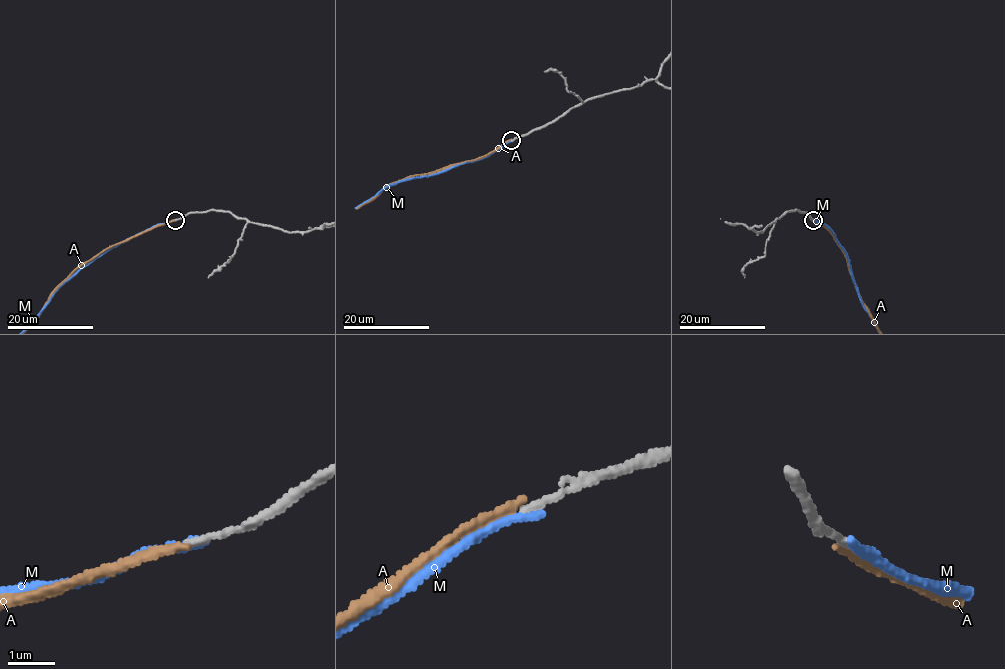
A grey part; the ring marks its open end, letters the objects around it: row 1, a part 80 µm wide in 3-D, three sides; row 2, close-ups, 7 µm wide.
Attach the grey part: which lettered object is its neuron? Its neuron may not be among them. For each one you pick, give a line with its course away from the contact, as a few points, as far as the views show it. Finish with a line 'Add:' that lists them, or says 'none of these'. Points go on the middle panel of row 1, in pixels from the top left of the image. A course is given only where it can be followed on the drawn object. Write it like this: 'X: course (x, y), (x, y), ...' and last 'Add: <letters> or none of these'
Add: A

